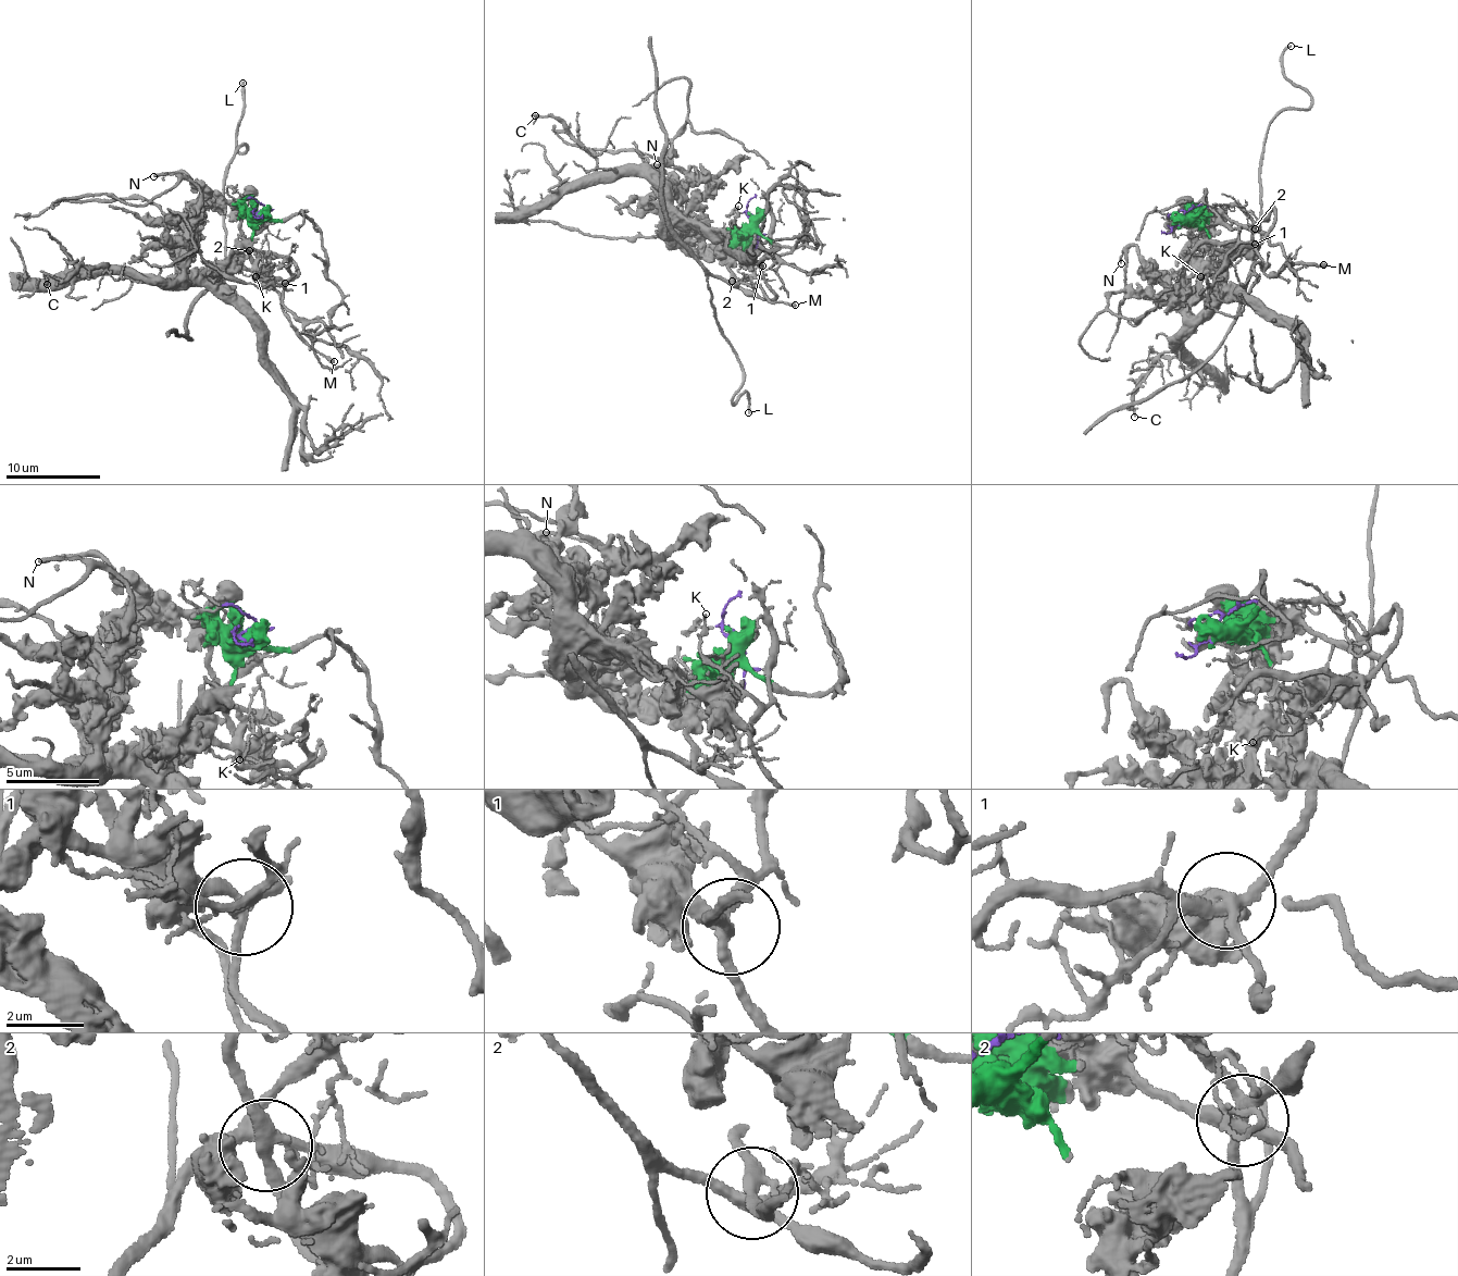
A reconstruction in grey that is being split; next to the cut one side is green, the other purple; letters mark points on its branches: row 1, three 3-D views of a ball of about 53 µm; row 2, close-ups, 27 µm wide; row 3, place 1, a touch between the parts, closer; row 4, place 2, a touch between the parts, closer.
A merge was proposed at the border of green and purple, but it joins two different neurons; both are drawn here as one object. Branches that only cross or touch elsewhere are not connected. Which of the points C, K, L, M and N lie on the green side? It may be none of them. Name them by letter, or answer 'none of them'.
C, M, N

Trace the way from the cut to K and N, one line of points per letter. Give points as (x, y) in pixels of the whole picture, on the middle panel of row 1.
K: (749, 219), (757, 225), (754, 272), (733, 283), (774, 299), (763, 277), (764, 254), (735, 224), (738, 206)
N: (749, 219), (724, 249), (700, 251), (690, 240), (681, 189), (698, 176), (656, 164)

